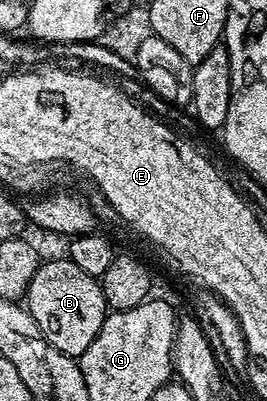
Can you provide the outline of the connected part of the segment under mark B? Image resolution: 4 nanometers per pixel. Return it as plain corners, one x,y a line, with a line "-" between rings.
67,258
45,259
28,287
26,309
37,323
38,330
54,347
73,358
79,358
94,342
98,330
109,311
104,301
104,290
97,277
86,274
79,266

